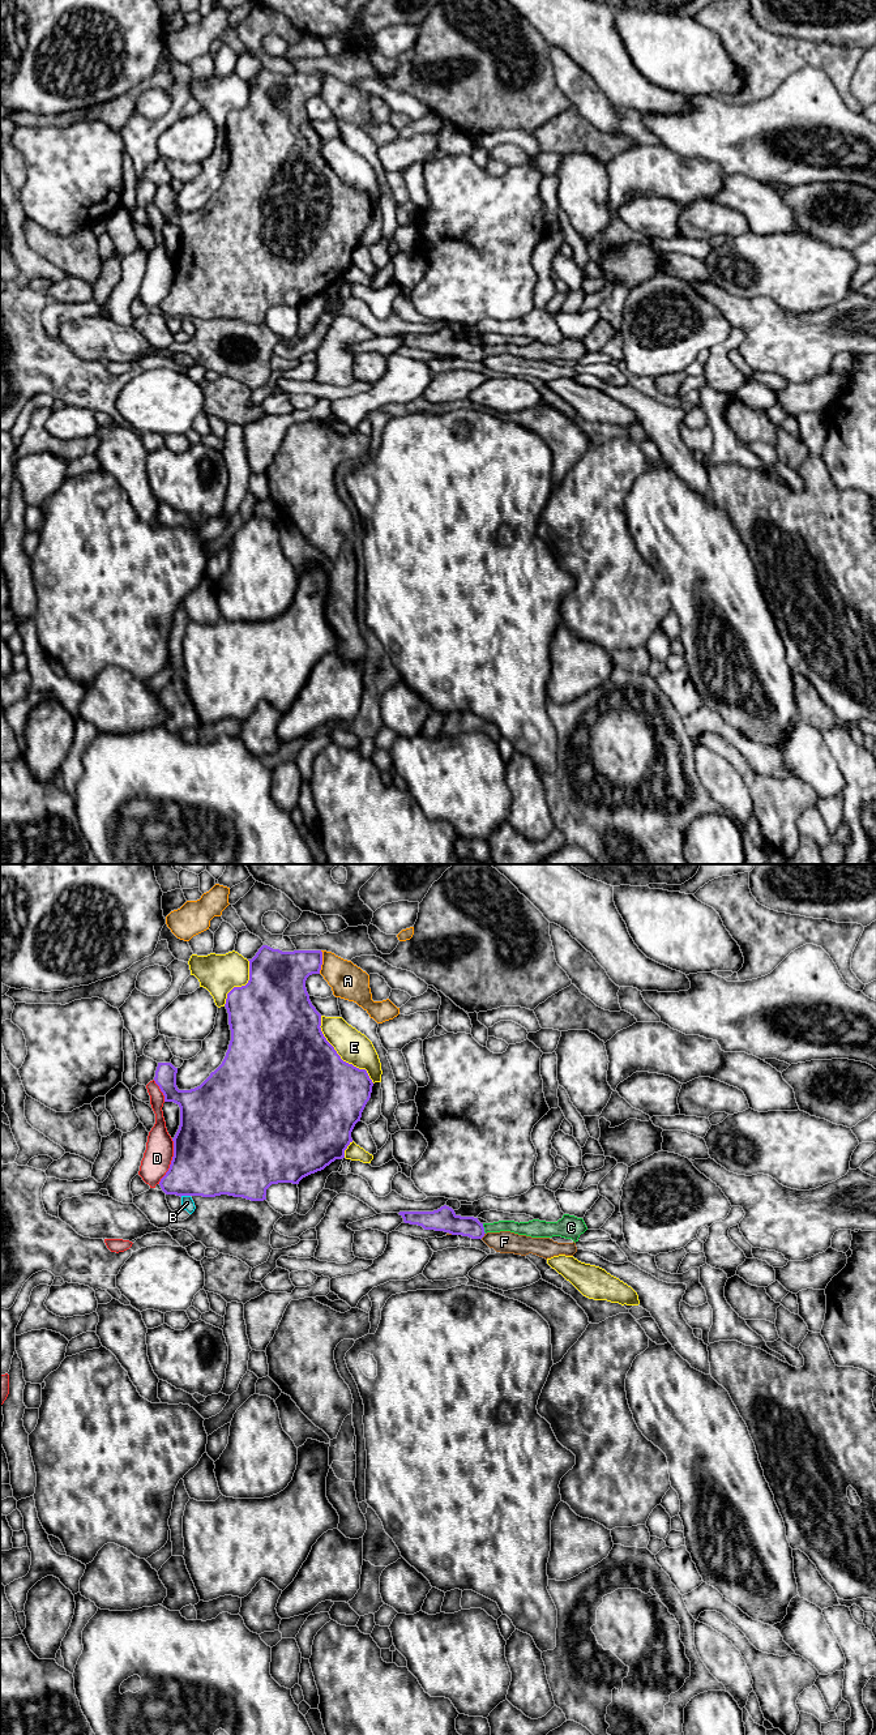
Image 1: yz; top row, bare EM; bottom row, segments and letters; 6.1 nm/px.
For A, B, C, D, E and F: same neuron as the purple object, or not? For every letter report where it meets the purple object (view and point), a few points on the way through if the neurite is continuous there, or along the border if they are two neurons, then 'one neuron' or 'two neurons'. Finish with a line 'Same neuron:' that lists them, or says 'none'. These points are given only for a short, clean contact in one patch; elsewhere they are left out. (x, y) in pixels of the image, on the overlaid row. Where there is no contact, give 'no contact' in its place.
A: yz (321, 962) | two neurons
B: yz (184, 1195) | along yz (189, 1195), (180, 1196) | two neurons
C: yz (483, 1229) | across yz (444, 1219), (454, 1225), (483, 1229), (498, 1226), (522, 1227) | one neuron
D: yz (171, 1161) | two neurons
E: yz (338, 1055) | two neurons
F: yz (483, 1235) | two neurons
Same neuron: C

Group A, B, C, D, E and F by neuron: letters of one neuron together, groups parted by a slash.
A / B / C / D / E / F

